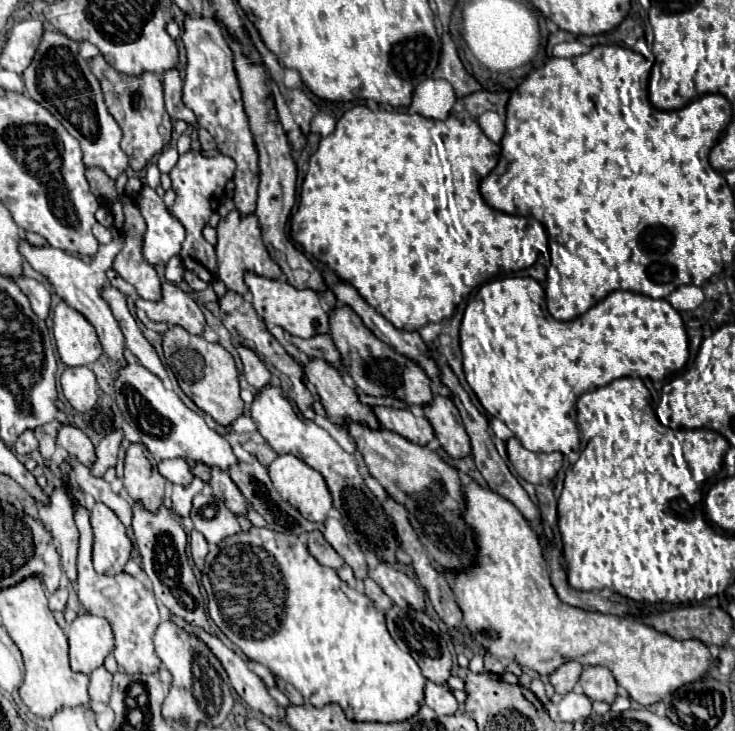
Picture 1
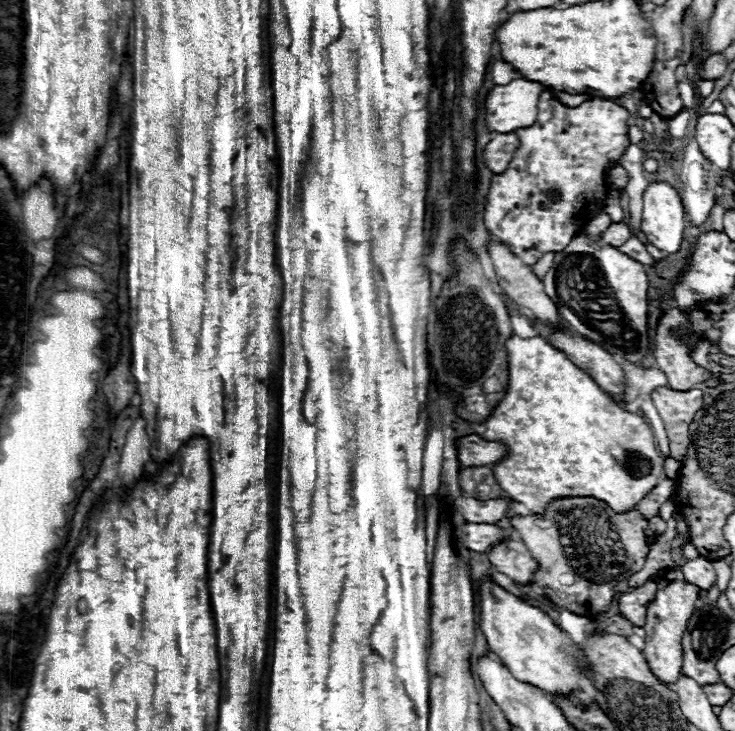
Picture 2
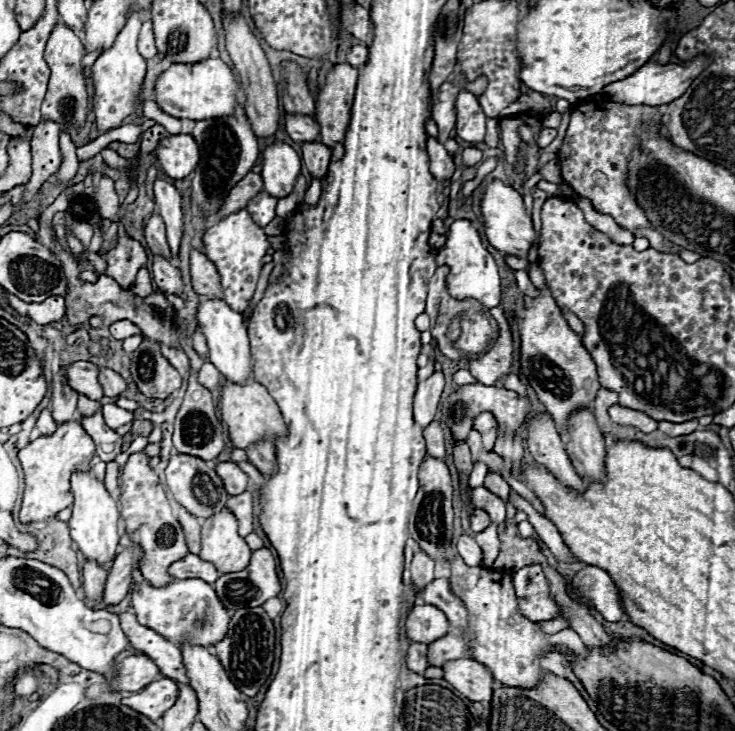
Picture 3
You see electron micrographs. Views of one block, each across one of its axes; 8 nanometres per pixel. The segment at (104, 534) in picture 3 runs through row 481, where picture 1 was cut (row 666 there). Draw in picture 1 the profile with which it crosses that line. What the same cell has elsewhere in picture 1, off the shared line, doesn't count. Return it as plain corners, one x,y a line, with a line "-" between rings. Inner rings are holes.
88,612
78,614
68,630
70,666
74,672
90,674
104,664
104,658
114,648
112,628
106,618

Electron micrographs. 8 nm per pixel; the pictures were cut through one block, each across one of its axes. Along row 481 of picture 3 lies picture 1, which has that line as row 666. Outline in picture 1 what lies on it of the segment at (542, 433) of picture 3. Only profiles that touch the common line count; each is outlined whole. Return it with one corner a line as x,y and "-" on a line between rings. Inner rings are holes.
564,662
548,678
550,678
550,684
554,686
554,690
558,694
566,694
566,692
570,692
574,688
574,684
578,682
582,670
584,670
584,666
578,664
578,662

